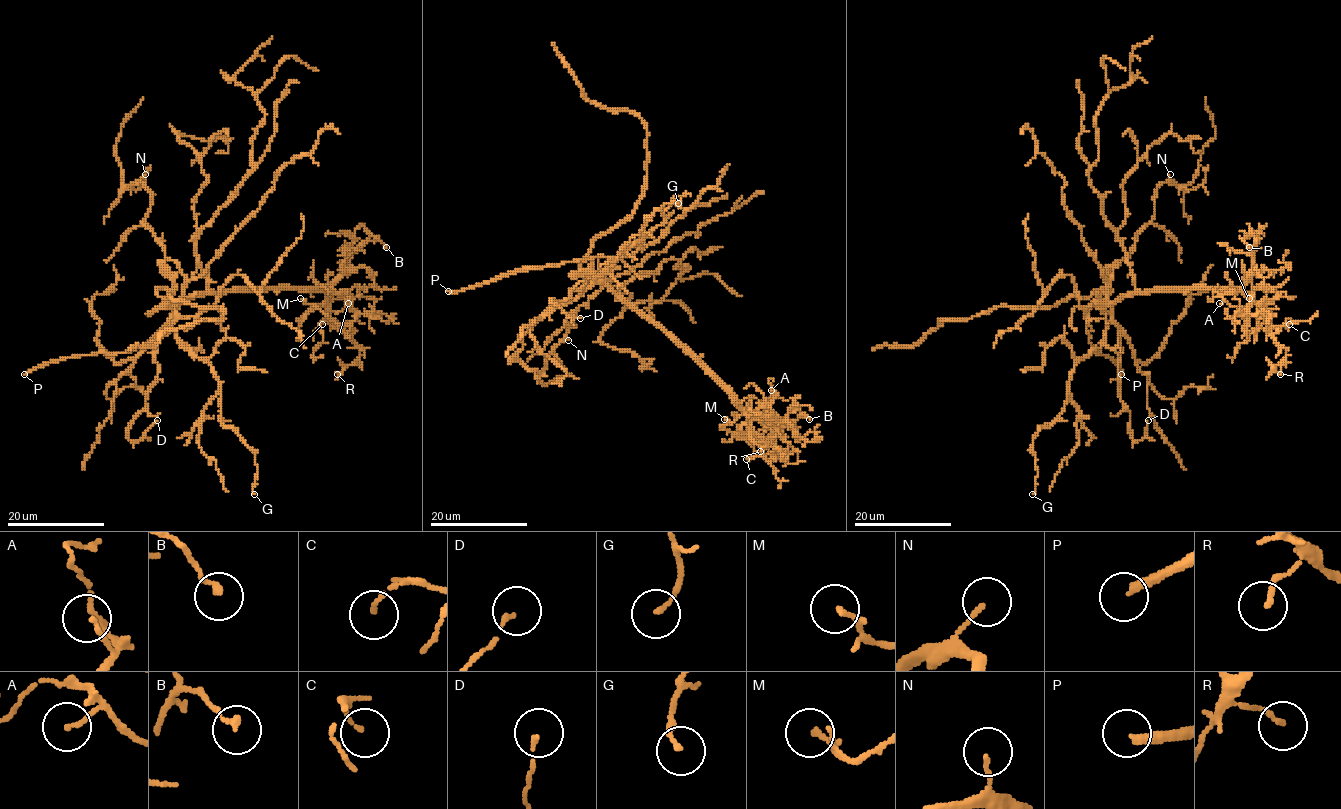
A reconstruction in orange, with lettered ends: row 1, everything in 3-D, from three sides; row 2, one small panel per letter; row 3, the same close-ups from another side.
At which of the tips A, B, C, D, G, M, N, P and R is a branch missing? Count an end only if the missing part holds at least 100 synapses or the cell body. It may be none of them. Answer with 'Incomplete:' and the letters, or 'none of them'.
Incomplete: P

